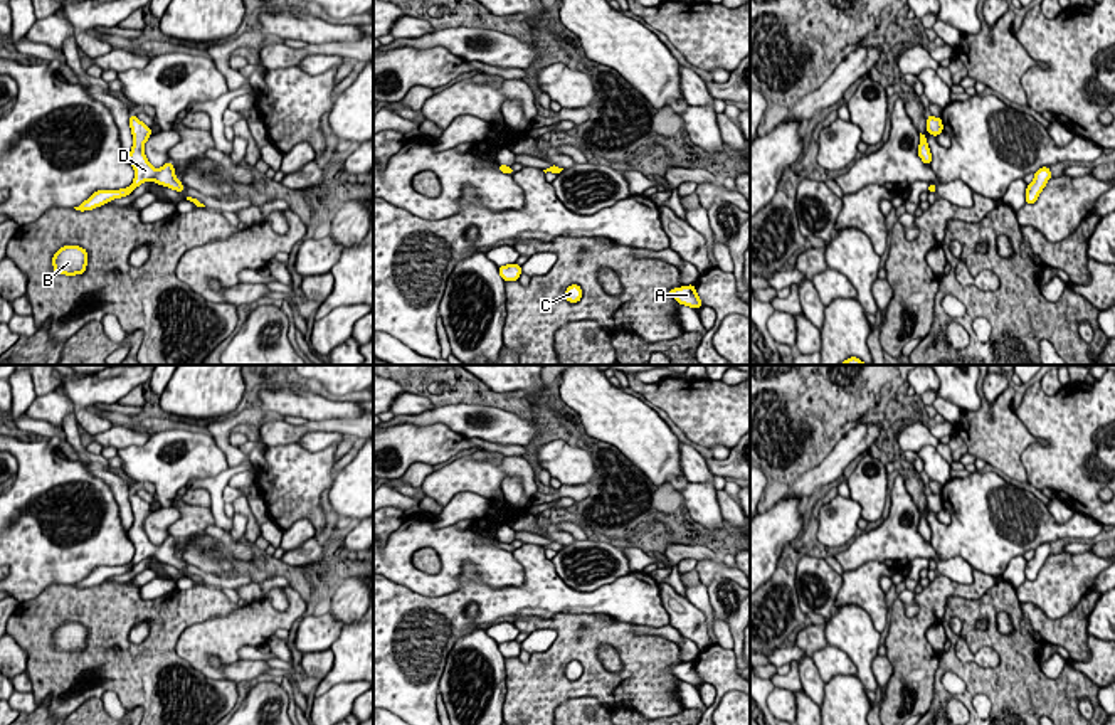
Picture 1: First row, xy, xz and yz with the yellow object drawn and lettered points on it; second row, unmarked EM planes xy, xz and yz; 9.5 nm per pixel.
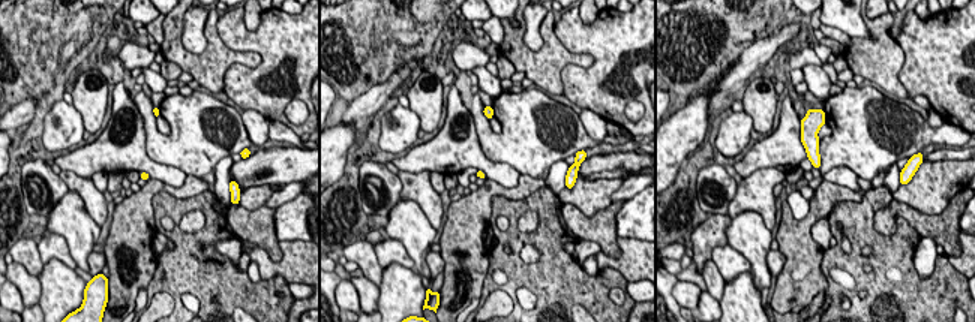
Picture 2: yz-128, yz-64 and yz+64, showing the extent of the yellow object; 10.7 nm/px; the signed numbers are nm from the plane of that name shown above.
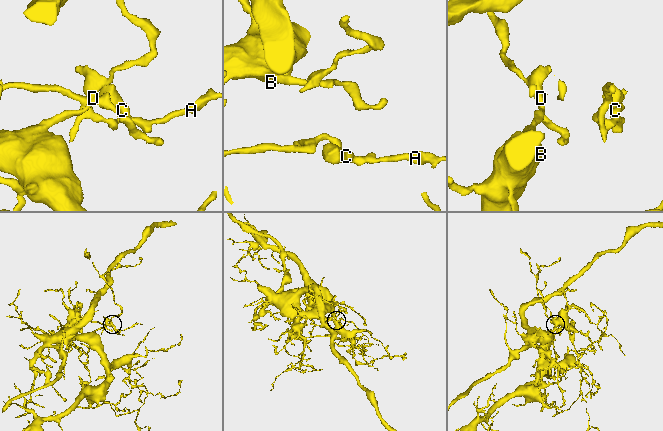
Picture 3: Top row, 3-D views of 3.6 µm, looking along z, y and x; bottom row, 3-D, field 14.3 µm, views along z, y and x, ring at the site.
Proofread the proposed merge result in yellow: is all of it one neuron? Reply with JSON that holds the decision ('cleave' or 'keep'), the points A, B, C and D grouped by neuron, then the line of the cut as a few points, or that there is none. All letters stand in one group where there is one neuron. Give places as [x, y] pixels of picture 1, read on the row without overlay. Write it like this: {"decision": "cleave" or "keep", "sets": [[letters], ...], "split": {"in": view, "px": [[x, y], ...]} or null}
{"decision": "keep", "sets": [["A", "B", "C", "D"]], "split": null}

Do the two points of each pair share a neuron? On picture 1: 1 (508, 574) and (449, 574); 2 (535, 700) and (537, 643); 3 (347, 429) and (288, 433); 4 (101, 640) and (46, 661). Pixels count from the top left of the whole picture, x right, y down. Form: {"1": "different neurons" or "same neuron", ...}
{"1": "same neuron", "2": "different neurons", "3": "same neuron", "4": "same neuron"}

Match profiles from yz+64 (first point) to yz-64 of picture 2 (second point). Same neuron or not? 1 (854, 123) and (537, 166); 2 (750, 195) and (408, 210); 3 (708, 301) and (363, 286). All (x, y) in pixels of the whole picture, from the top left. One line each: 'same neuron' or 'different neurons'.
1: same neuron
2: different neurons
3: same neuron

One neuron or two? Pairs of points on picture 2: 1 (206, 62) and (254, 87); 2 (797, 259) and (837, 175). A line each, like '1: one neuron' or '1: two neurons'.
1: two neurons
2: two neurons

